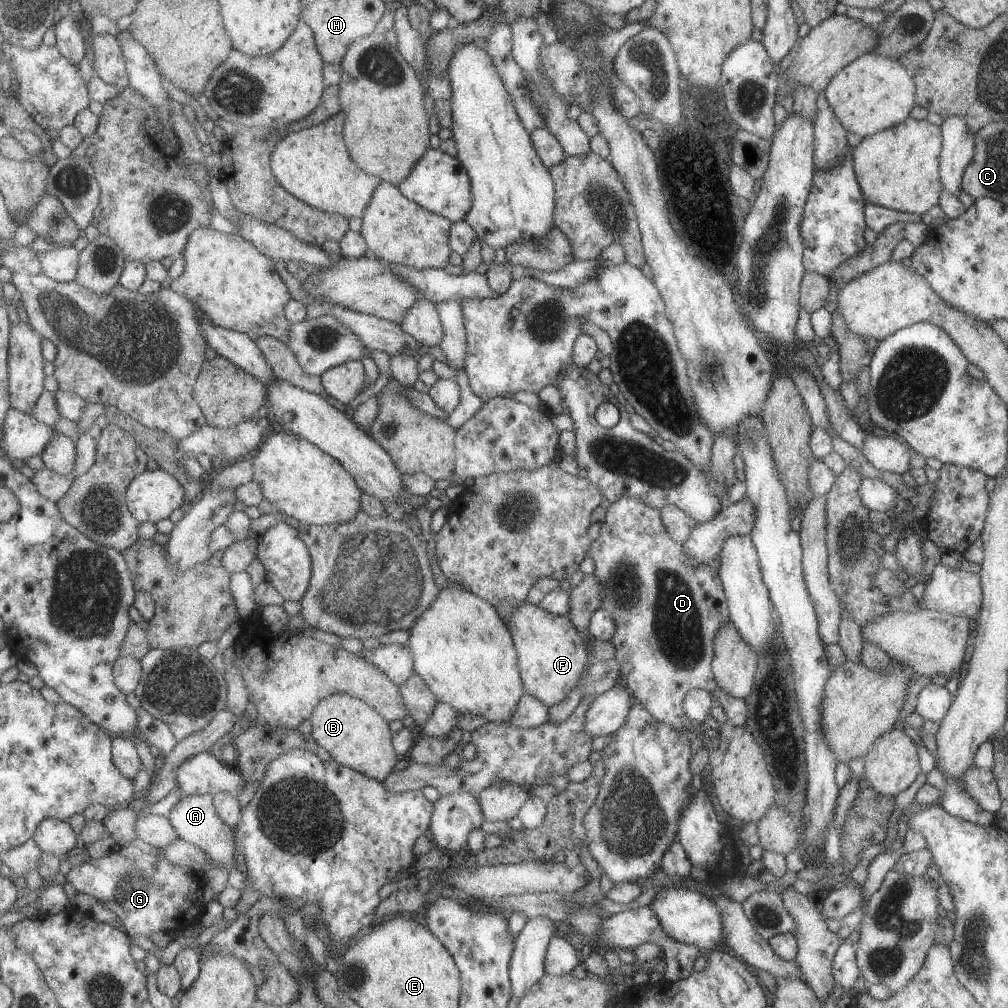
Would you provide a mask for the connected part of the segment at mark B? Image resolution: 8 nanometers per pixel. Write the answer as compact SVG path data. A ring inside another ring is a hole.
M349 693L332 694L323 699L317 705L311 722L311 736L331 754L333 760L368 777L386 781L401 759L393 746L394 732L389 728L389 721L376 708Z

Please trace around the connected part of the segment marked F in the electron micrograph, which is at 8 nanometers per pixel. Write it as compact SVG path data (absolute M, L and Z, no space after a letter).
M525 600L514 613L508 627L514 636L526 693L550 707L567 699L580 686L590 659L587 641L576 624L569 616L547 612Z

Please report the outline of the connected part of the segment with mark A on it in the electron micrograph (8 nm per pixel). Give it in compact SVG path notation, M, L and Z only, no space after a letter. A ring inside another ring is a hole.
M205 793L202 795L184 795L181 800L171 808L168 814L169 820L178 830L180 837L187 842L197 845L203 852L210 856L220 866L235 867L235 842L237 834L232 826L229 826L216 809L214 795Z

